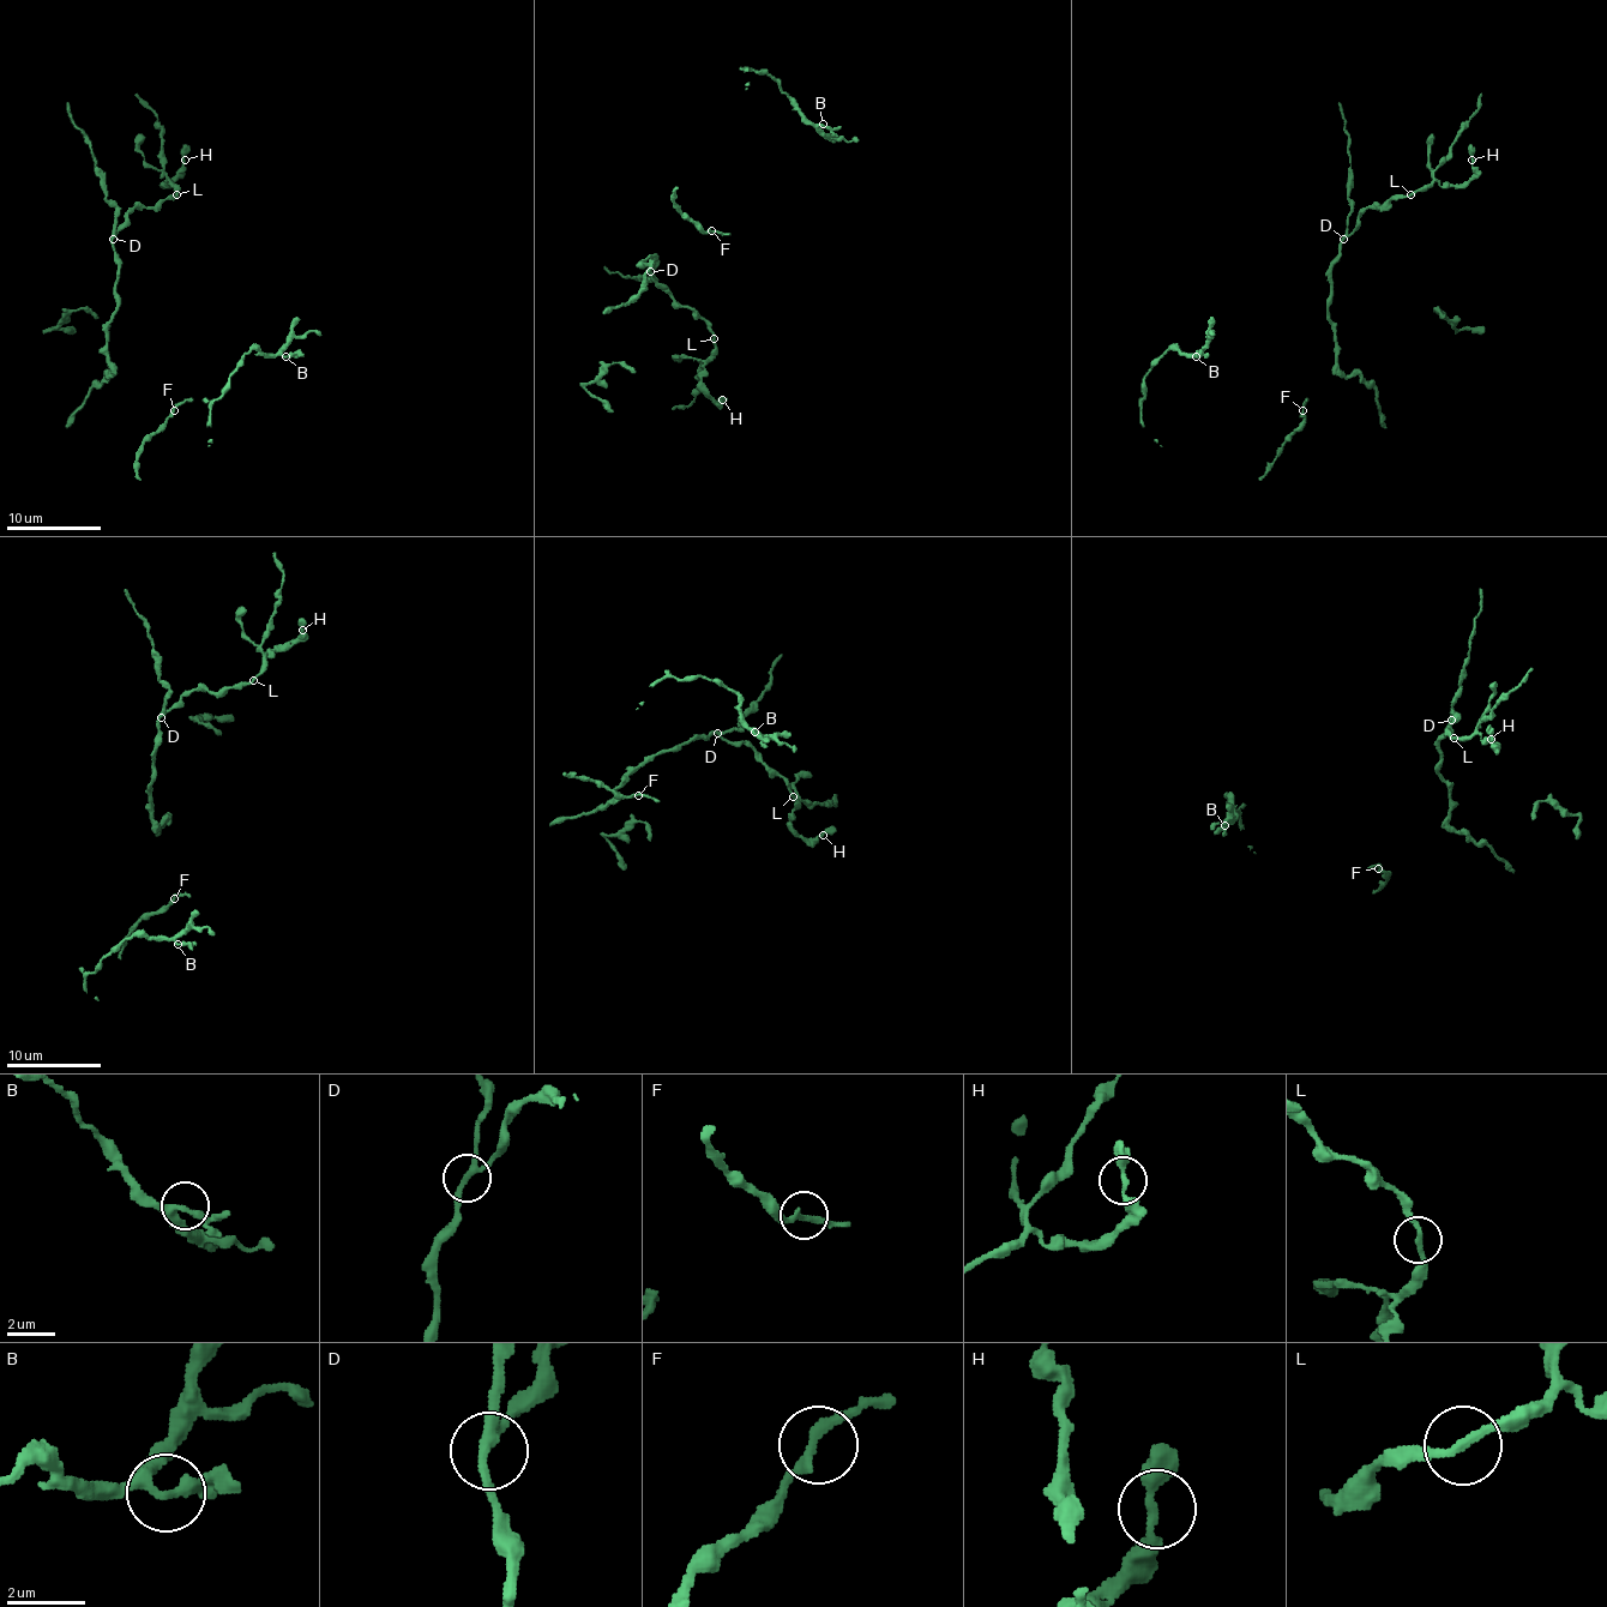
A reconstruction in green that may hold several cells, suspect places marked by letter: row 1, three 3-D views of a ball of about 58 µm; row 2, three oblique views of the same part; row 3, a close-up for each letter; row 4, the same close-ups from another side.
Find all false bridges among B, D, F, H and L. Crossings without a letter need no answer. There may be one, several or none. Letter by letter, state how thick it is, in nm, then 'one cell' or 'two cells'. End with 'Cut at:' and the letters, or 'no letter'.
B: calibre 240 nm; one cell
D: calibre 240 nm; one cell
F: calibre 240 nm; one cell
H: calibre 260 nm; one cell
L: calibre 200 nm; one cell
Cut at: no letter

